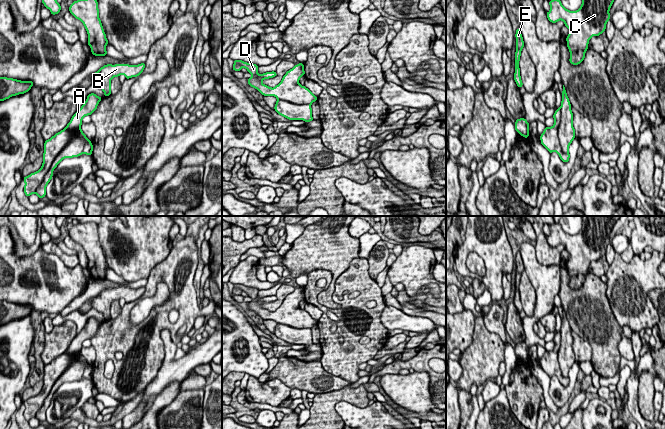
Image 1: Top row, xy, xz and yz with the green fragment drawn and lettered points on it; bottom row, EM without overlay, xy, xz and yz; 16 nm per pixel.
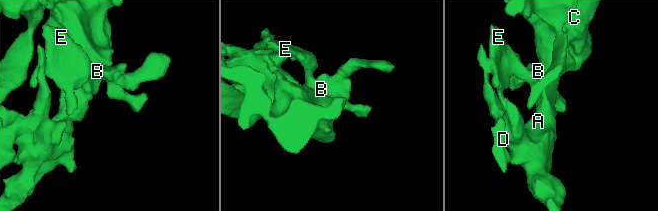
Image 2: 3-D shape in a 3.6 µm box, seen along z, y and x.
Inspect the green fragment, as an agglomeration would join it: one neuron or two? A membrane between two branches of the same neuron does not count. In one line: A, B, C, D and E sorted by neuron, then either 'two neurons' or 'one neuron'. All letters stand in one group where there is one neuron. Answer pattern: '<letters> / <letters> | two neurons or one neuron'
A D / B C E | two neurons

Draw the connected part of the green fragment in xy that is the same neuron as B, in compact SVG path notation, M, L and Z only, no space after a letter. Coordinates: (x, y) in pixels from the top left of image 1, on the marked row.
M145 63L138 65L107 64L91 75L92 84L102 89L107 97L111 95L111 80L113 77L119 77L121 74L124 74L126 79L137 77L143 72L144 68Z

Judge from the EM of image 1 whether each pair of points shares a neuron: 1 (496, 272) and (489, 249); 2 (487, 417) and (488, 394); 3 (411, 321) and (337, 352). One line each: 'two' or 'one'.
1: one
2: two
3: two

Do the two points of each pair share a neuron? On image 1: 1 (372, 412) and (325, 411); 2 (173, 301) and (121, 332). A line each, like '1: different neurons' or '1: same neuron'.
1: different neurons
2: same neuron

